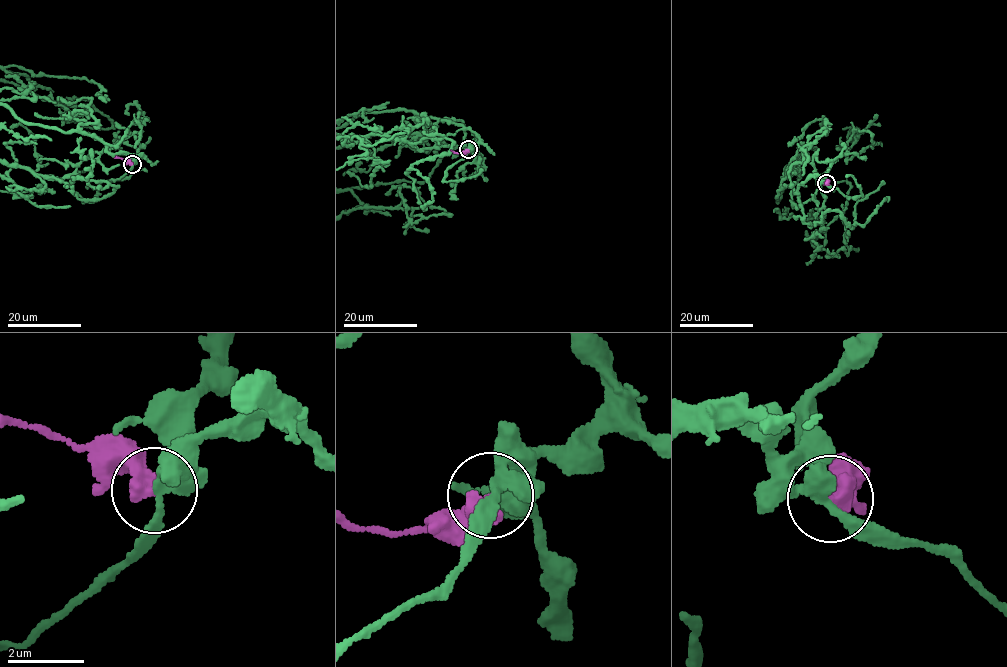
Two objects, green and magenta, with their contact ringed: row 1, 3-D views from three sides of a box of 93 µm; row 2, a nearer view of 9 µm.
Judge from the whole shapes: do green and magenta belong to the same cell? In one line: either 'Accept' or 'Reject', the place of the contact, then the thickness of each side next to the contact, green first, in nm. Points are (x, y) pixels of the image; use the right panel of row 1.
Reject. Place: (826, 183). Thickness 280 nm (green) against 500 nm

